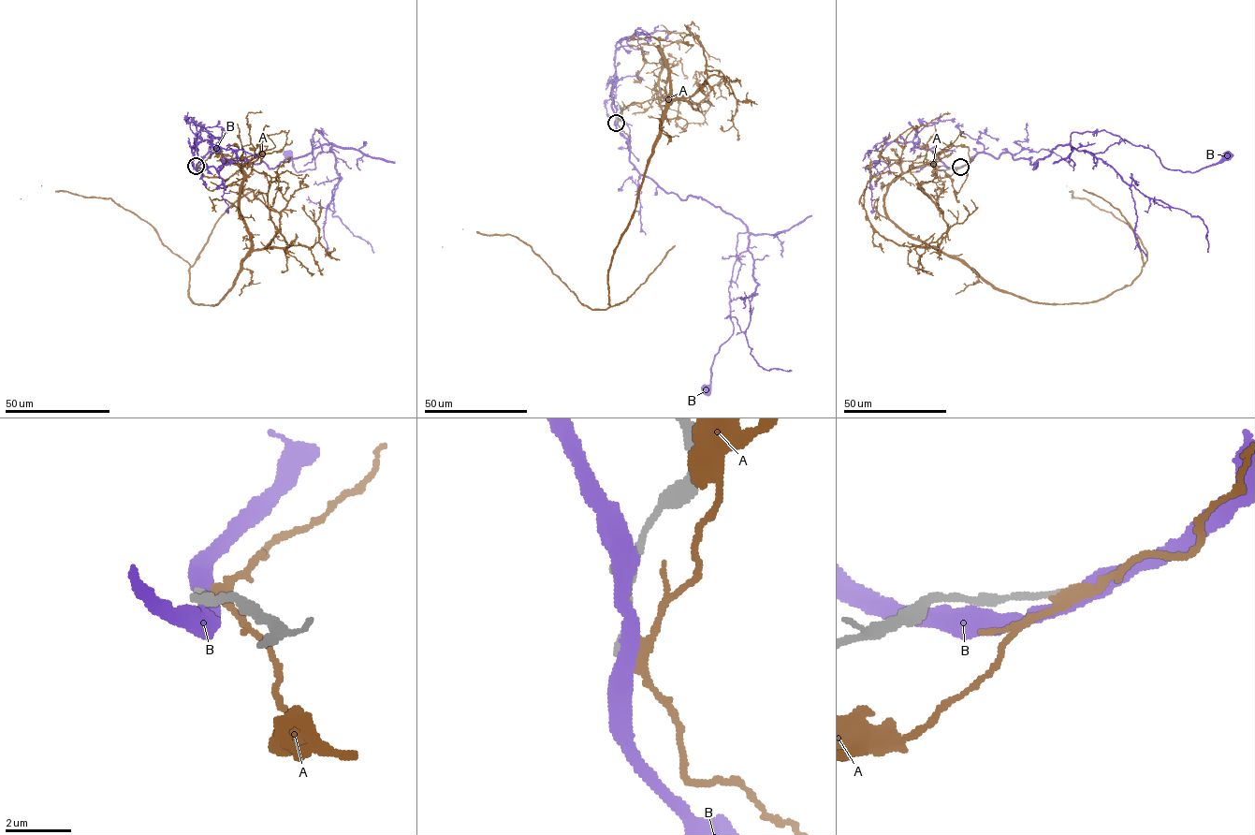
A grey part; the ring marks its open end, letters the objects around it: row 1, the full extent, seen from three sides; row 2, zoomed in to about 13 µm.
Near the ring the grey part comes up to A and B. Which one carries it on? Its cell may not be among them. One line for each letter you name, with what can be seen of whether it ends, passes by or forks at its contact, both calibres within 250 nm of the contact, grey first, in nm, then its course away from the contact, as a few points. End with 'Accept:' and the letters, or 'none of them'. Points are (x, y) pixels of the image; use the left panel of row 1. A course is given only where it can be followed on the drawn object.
Accept: none of them

